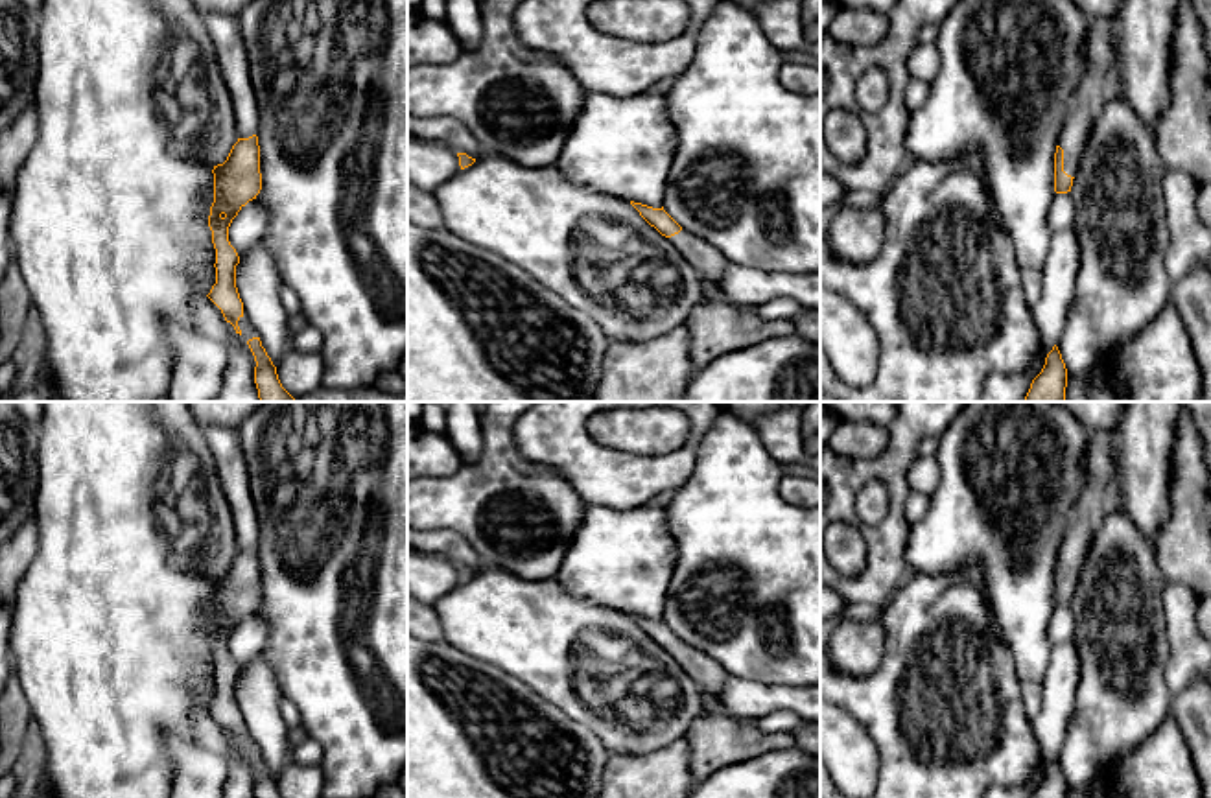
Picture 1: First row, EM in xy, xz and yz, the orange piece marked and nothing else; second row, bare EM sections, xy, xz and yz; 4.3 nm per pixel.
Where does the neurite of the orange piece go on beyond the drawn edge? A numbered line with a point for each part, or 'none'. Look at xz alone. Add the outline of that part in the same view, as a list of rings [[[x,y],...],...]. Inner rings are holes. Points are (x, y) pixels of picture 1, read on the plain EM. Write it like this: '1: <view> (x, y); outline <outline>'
1: xz (706, 673); outline [[[684,641],[667,652],[704,693],[721,697],[728,673],[715,660]]]

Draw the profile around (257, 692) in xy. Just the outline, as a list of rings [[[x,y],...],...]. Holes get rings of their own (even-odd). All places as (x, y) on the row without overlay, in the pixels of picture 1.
[[[262,654],[254,656],[241,671],[236,700],[243,715],[243,730],[256,745],[276,780],[293,763],[295,746],[289,745],[289,728],[282,721],[278,702],[282,691]]]

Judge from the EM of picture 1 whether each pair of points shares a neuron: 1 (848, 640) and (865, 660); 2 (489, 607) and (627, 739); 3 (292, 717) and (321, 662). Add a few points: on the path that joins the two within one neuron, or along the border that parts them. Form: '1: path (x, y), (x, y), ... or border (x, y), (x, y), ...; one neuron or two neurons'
1: path (854, 645), (859, 655); one neuron
2: path (526, 644), (552, 669), (559, 690), (590, 717); one neuron
3: border (282, 695), (297, 708), (303, 723); two neurons

